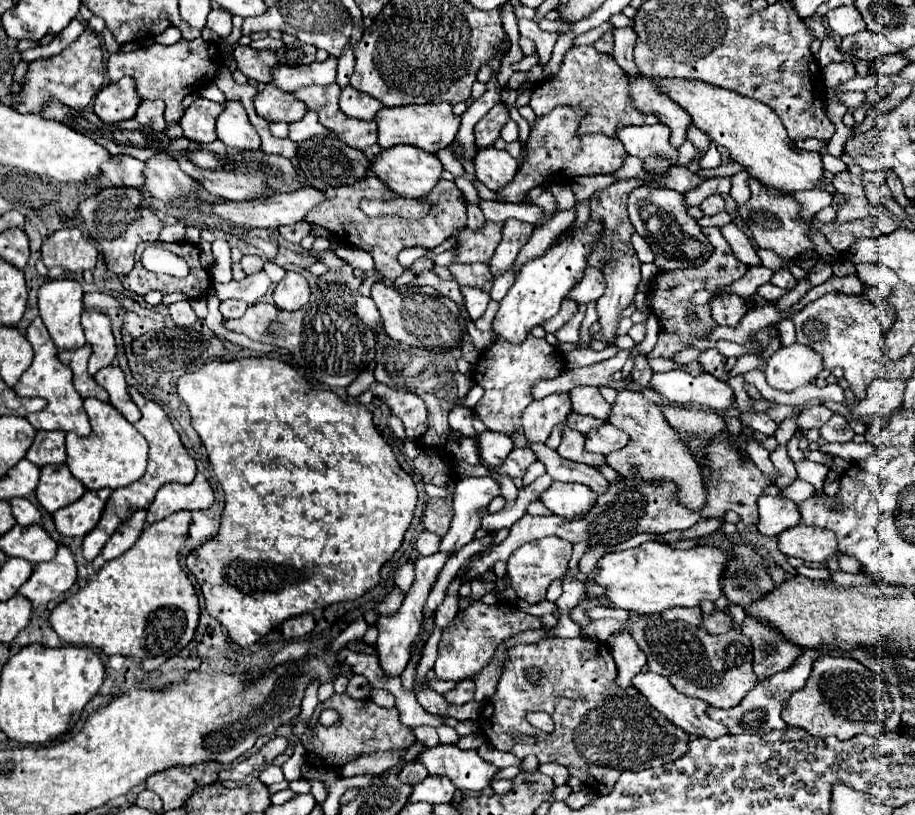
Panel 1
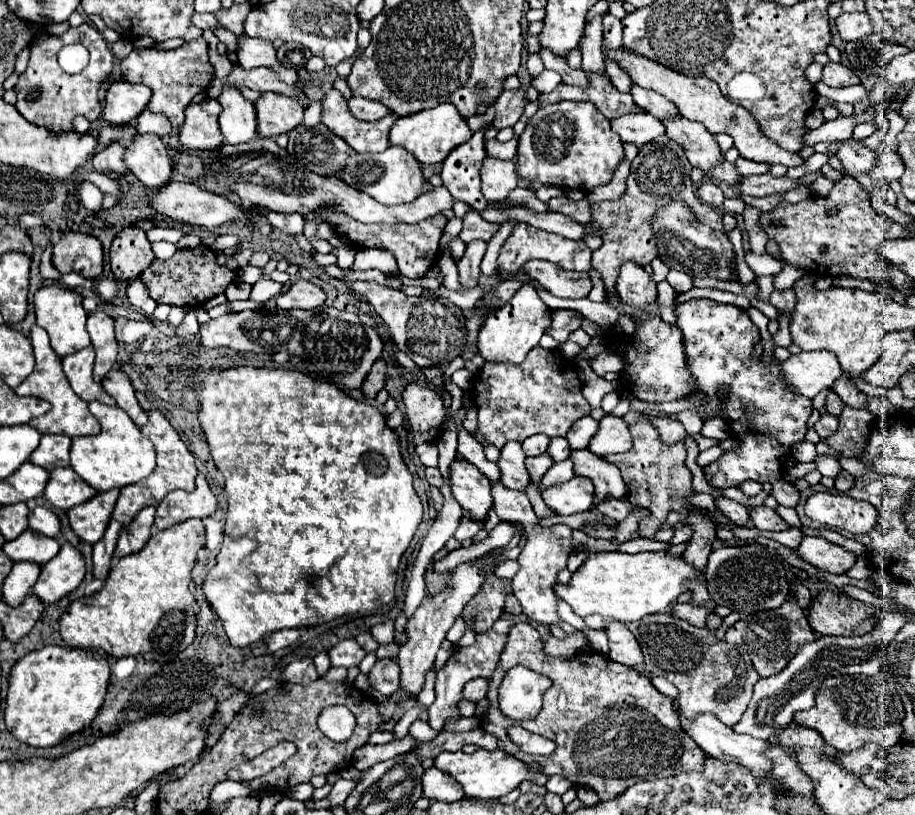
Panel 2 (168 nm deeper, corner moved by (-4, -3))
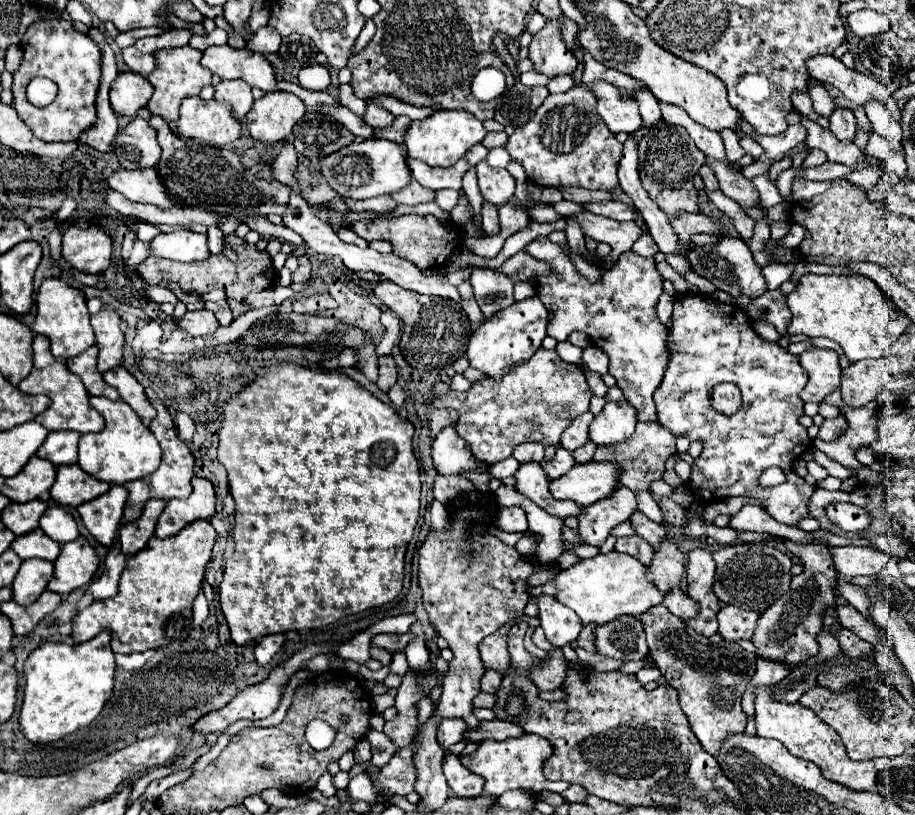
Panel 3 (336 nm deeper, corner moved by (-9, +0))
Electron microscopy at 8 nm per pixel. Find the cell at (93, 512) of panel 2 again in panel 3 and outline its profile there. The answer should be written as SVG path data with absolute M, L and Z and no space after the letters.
M111 486L109 492L105 492L103 496L89 500L87 504L81 504L77 508L85 528L99 544L111 546L117 534L119 520L123 516L125 500L127 500L127 490L123 486Z

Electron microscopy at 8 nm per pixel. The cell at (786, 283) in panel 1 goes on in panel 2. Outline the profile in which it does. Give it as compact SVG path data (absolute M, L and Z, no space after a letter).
M786 289L786 291L774 291L770 297L770 305L778 309L778 315L784 313L792 313L794 311L794 289Z

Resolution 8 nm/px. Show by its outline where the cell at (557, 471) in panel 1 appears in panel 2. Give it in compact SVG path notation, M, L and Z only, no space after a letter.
M606 499L606 503L602 501L598 505L598 511L602 511L604 515L616 521L624 521L632 513L632 505L628 503L628 499Z

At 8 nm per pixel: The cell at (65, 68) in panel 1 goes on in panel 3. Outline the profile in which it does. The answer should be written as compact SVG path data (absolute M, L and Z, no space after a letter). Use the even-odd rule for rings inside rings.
M39 20L27 28L23 36L23 62L13 74L13 94L15 110L25 120L25 124L35 132L37 138L45 142L71 142L85 134L97 122L95 98L101 78L101 48L89 34L81 34L73 28L71 20ZM35 76L51 78L59 86L57 98L51 106L37 108L25 98L25 88Z

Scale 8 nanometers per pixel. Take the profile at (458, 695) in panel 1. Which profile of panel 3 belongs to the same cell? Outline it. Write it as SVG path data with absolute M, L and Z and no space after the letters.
M485 670L483 678L481 678L481 692L495 694L495 692L497 692L497 688L499 688L499 682L501 682L501 672Z

